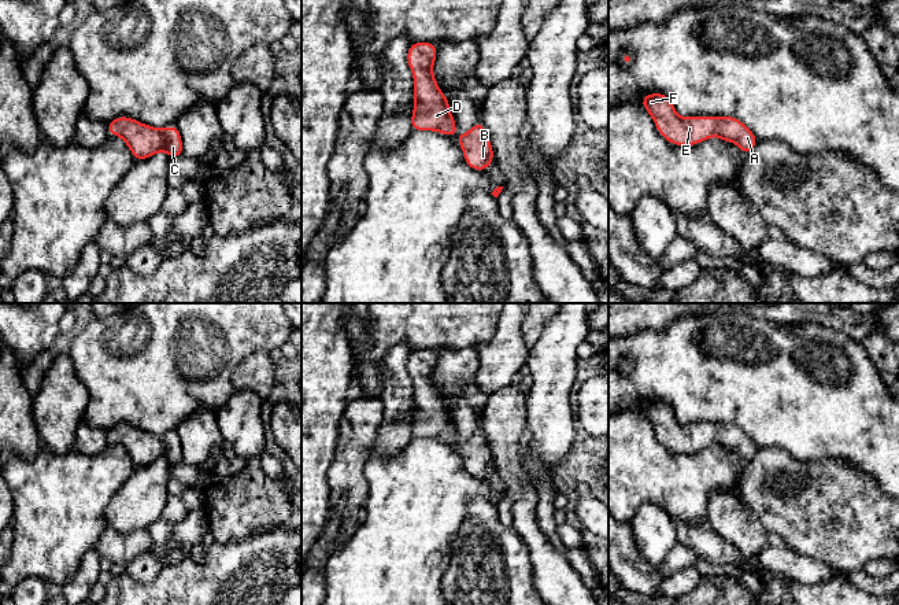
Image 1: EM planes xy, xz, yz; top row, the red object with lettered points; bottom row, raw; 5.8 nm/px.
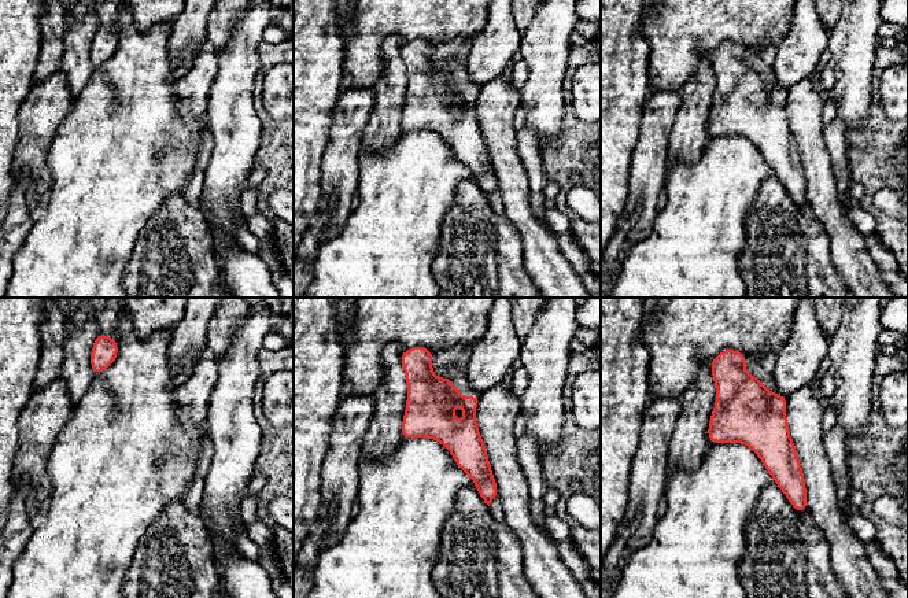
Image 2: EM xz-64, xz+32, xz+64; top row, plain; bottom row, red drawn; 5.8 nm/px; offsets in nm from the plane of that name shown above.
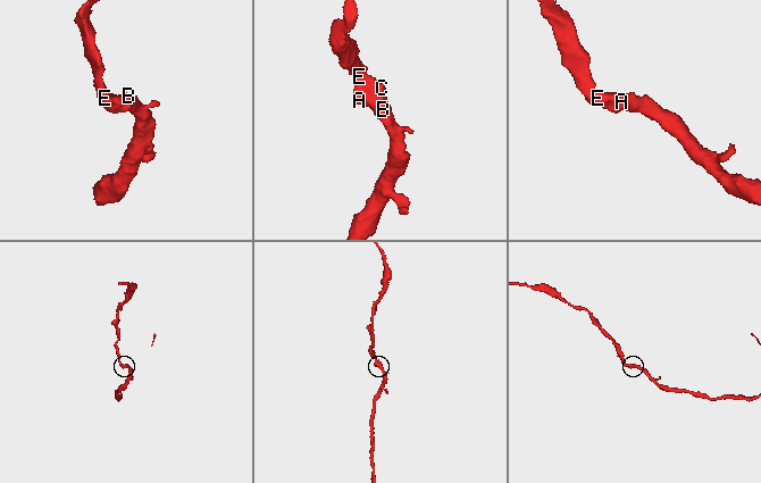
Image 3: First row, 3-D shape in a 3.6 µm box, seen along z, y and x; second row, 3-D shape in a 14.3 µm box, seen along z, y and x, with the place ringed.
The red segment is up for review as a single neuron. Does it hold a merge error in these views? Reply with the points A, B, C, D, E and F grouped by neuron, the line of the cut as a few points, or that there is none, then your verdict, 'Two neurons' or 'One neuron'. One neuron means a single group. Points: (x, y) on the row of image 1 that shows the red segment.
Groups: A B C D E F. No split. One neuron

